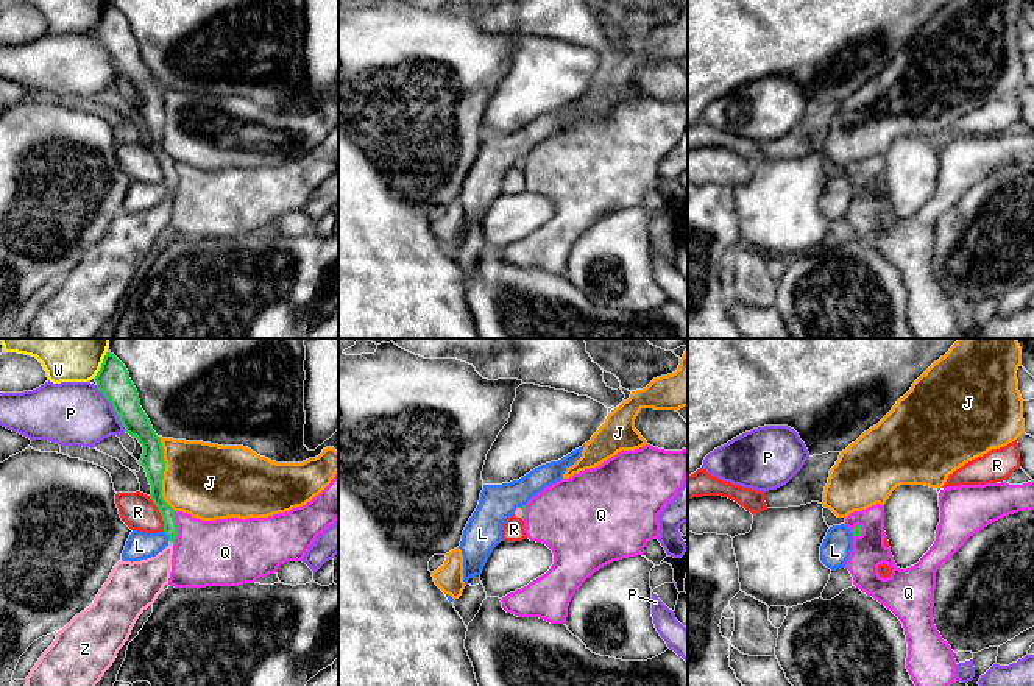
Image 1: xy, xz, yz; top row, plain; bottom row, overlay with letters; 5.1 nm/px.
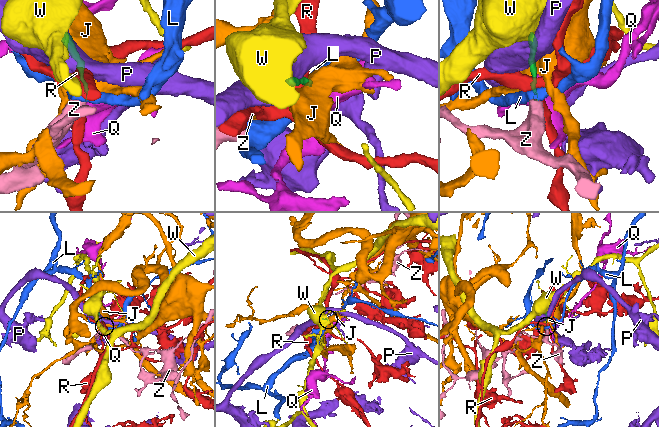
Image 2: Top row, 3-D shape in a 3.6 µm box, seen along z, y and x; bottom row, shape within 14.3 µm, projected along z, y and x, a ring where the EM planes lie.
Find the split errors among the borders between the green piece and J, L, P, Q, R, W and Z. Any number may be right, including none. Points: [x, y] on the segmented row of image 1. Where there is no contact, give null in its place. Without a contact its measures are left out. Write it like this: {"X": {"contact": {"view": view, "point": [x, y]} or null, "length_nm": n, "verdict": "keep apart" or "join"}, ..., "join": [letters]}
{"J": {"contact": {"view": "xy", "point": [162, 474]}, "length_nm": 400, "verdict": "keep apart"}, "L": {"contact": {"view": "xy", "point": [166, 533]}, "length_nm": 60, "verdict": "keep apart"}, "P": {"contact": {"view": "xy", "point": [114, 409]}, "length_nm": 280, "verdict": "keep apart"}, "Q": {"contact": {"view": "xy", "point": [177, 529]}, "length_nm": 180, "verdict": "keep apart"}, "R": {"contact": {"view": "xy", "point": [159, 512]}, "length_nm": 200, "verdict": "keep apart"}, "W": {"contact": {"view": "xy", "point": [102, 365]}, "length_nm": 160, "verdict": "keep apart"}, "Z": {"contact": {"view": "xy", "point": [172, 541]}, "length_nm": 40, "verdict": "join"}, "join": ["Z"]}

